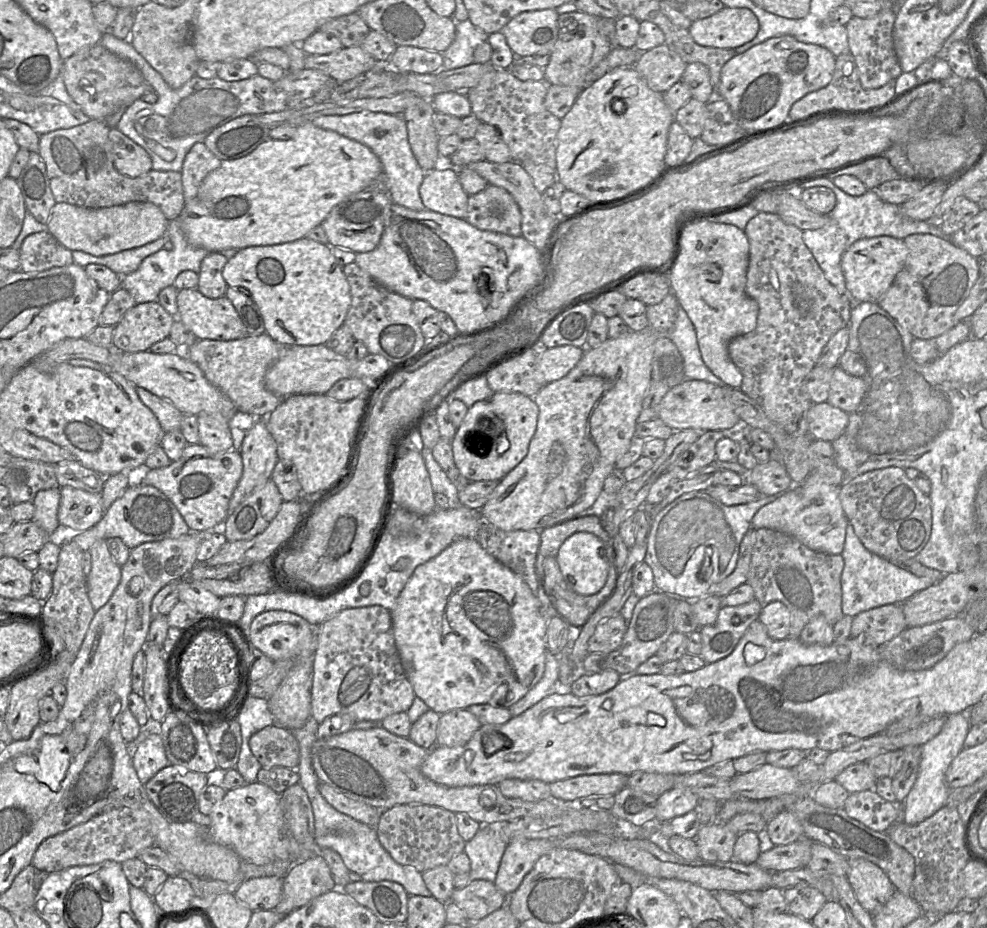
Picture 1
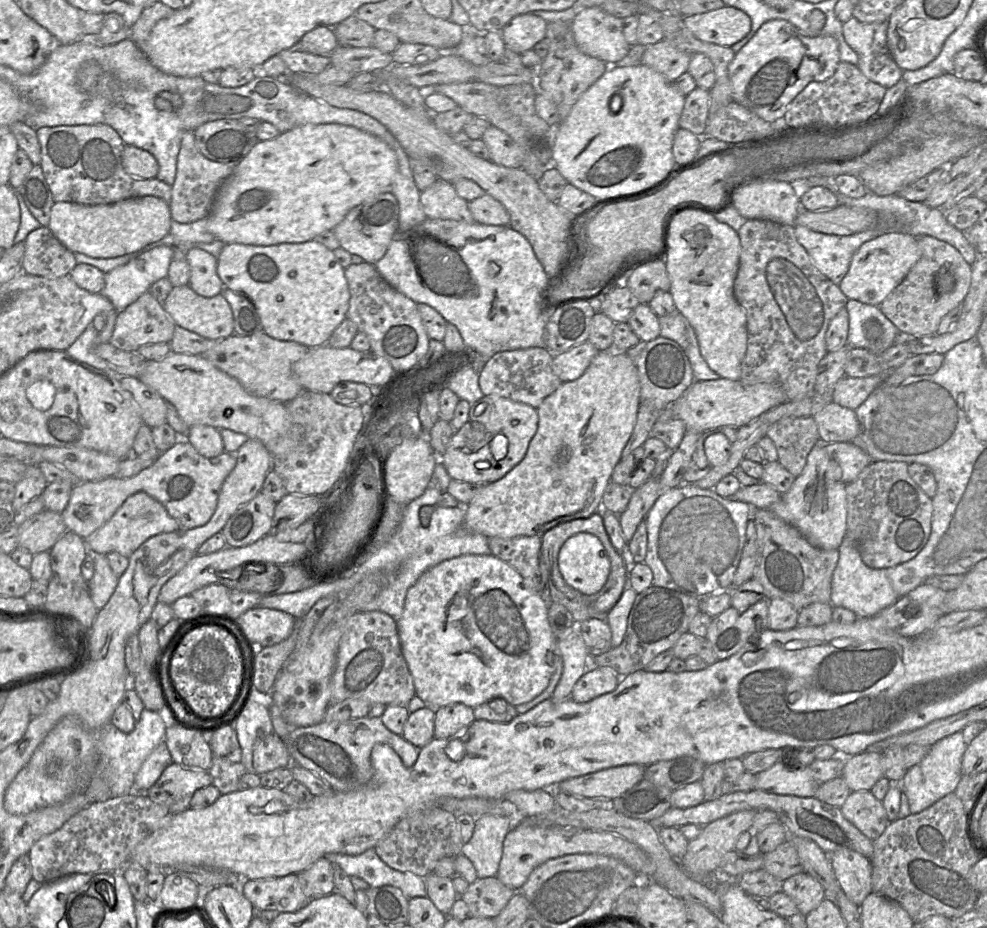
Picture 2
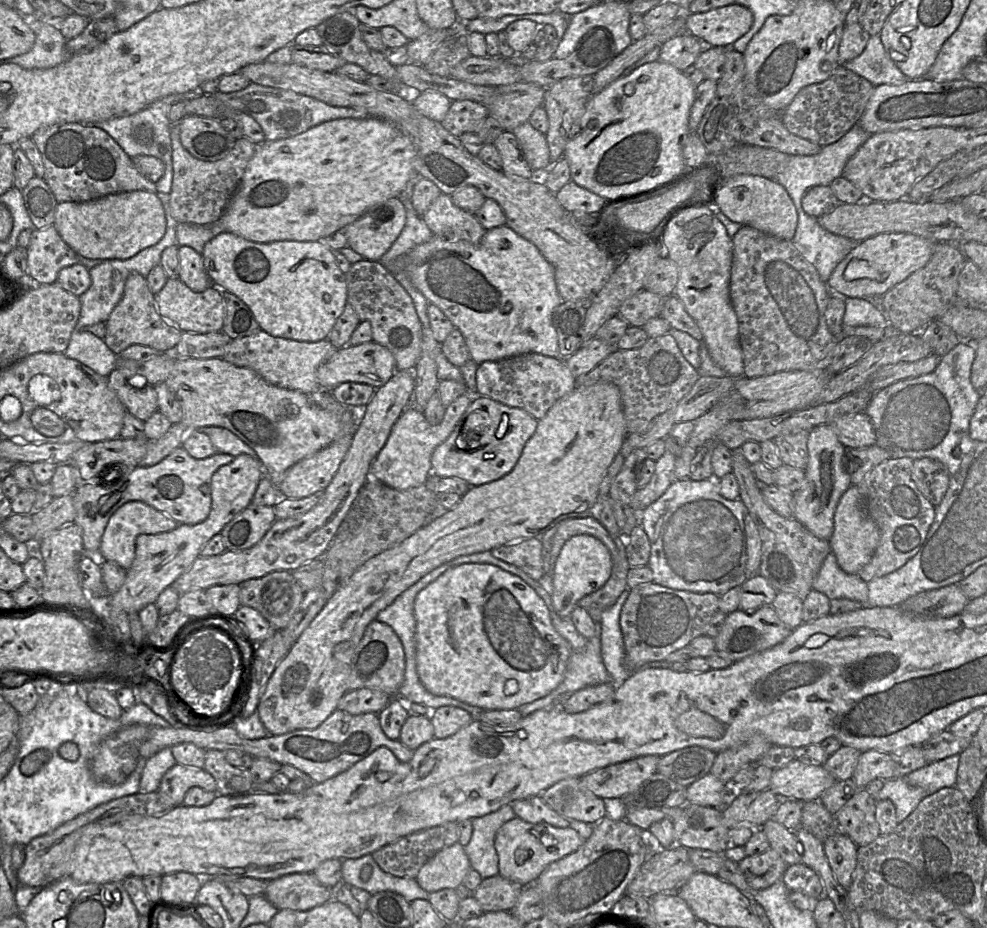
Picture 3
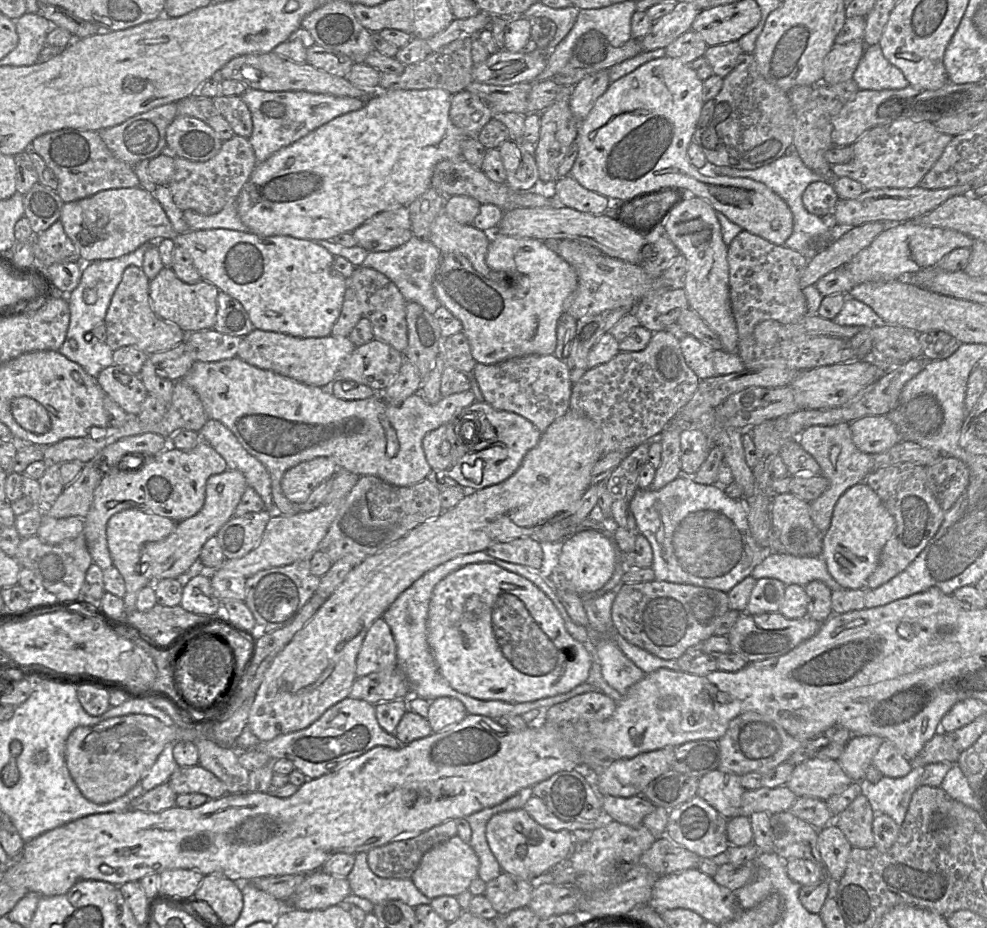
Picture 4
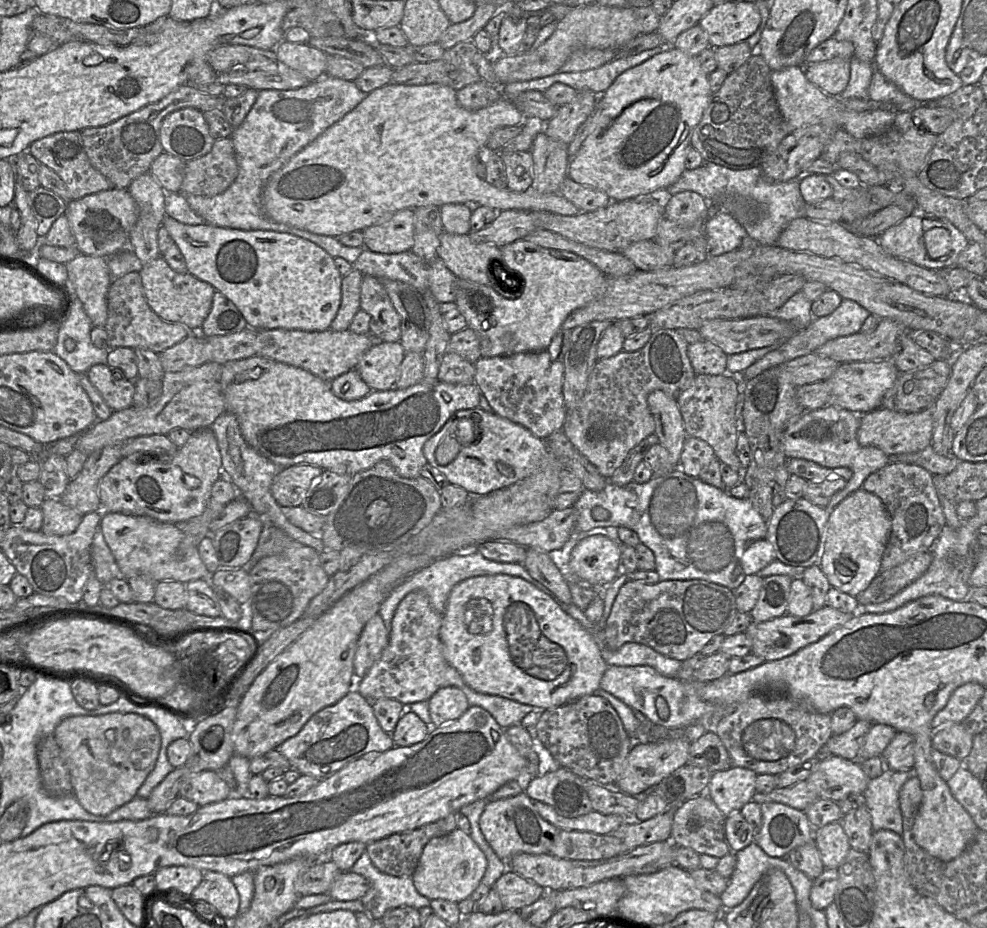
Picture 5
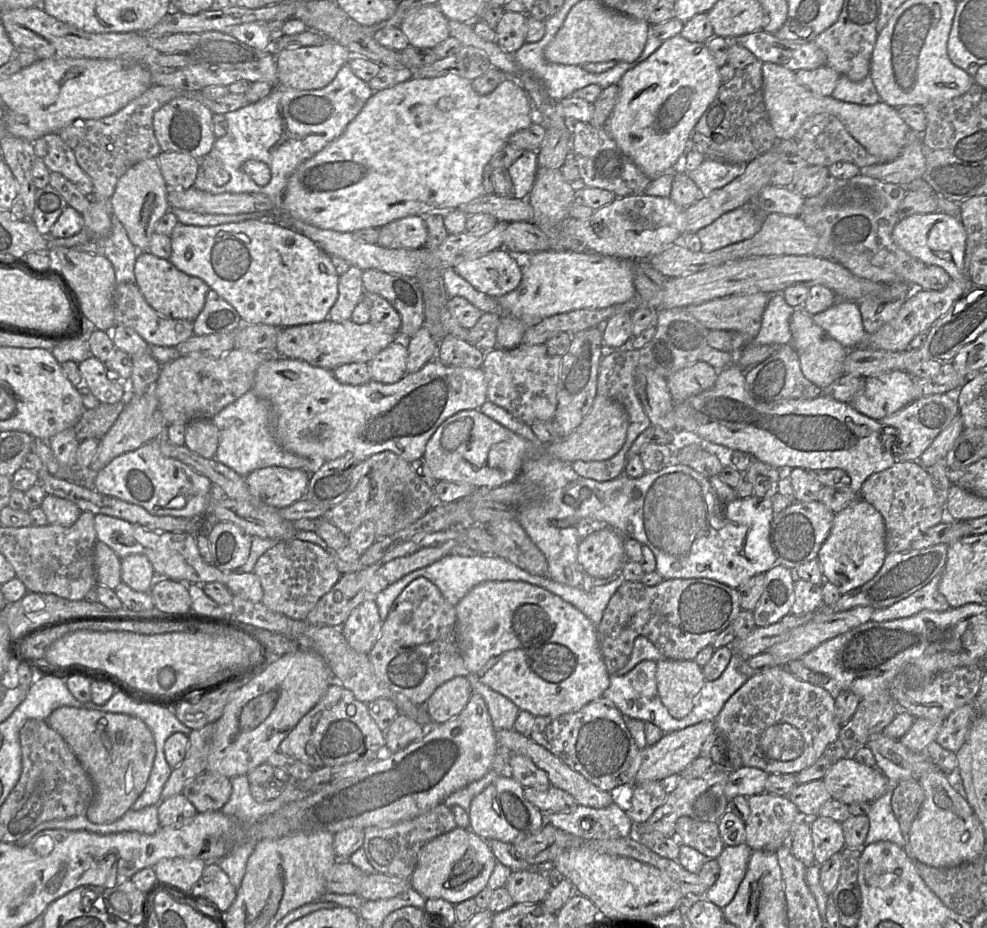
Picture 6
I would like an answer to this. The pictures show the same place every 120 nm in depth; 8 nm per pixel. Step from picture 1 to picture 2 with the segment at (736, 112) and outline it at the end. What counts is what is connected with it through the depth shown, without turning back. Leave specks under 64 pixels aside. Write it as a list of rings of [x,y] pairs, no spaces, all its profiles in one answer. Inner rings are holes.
[[[769,20],[728,66],[733,101],[768,122],[781,120],[792,100],[810,82],[830,78],[839,63],[839,43],[834,37],[806,36],[786,20]]]

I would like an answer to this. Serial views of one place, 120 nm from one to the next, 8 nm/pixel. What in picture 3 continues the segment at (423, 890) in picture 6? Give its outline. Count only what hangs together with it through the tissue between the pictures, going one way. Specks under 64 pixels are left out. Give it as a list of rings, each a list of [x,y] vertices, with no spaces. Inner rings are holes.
[[[456,842],[438,851],[419,870],[416,881],[428,893],[456,889],[471,869],[464,847]]]

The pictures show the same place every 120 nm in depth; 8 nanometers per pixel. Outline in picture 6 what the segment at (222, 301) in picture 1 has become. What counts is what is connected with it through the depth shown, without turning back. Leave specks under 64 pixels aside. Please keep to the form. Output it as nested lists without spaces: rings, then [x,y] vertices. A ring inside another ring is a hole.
[[[139,251],[134,265],[136,284],[146,302],[159,314],[173,319],[194,321],[202,311],[209,286],[200,278],[178,270],[169,260],[149,251]]]

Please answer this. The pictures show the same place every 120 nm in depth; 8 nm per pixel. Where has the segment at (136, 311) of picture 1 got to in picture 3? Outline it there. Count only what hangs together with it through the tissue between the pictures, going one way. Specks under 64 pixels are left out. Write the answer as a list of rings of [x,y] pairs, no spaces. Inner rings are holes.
[[[131,272],[127,277],[124,293],[106,321],[105,344],[117,356],[131,345],[149,346],[159,352],[173,352],[181,340],[183,331],[169,322],[158,311],[155,295],[151,292],[145,277]]]

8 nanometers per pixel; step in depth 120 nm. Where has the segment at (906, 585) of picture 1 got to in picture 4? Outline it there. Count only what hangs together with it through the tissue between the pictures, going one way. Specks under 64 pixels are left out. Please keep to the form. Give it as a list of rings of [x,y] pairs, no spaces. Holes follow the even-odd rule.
[[[771,553],[754,568],[751,576],[756,580],[778,579],[786,586],[792,584],[806,586],[811,581],[818,580],[832,591],[843,589],[831,576],[825,560],[820,556],[796,557],[785,553]]]

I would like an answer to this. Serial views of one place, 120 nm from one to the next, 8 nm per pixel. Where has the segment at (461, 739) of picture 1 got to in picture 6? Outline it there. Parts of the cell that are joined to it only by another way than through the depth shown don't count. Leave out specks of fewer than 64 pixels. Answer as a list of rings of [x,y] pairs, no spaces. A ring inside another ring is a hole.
[[[456,676],[435,689],[425,704],[434,723],[444,723],[462,712],[473,694],[466,676]]]

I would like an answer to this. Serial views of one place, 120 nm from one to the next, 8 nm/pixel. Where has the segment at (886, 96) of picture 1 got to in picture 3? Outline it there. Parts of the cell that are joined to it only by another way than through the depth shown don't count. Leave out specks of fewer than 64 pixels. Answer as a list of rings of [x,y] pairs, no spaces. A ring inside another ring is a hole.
[[[838,65],[825,81],[802,88],[782,111],[781,120],[791,134],[820,147],[830,145],[858,124],[874,88],[867,79]]]

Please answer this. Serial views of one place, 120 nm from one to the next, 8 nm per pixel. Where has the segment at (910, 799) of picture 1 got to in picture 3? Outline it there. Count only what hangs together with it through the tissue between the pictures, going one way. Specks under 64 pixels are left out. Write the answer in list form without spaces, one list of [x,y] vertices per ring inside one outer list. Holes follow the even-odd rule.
[[[955,754],[930,762],[905,776],[906,781],[912,785],[924,789],[927,795],[945,787],[954,787],[957,782],[957,770],[960,755]]]

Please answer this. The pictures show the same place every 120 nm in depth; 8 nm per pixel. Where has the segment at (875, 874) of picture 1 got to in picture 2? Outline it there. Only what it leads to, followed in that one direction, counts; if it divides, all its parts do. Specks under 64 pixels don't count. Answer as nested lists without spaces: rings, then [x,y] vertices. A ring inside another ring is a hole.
[[[849,848],[827,854],[841,889],[860,907],[864,899],[872,893],[870,859]]]

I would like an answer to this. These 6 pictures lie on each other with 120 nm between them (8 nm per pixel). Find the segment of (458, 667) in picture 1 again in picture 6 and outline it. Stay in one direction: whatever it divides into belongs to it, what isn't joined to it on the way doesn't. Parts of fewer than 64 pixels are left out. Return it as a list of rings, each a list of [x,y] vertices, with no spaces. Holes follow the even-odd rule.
[[[485,581],[456,605],[456,639],[464,664],[475,679],[537,716],[559,716],[599,699],[610,684],[601,654],[597,627],[559,596],[522,581]]]

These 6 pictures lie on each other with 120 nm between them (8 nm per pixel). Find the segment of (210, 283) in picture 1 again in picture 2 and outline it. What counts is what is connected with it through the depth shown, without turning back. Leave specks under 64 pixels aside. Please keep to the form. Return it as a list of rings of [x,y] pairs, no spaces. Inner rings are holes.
[[[191,248],[186,253],[191,275],[189,286],[203,297],[214,297],[224,290],[224,283],[217,273],[216,256],[200,248]]]

